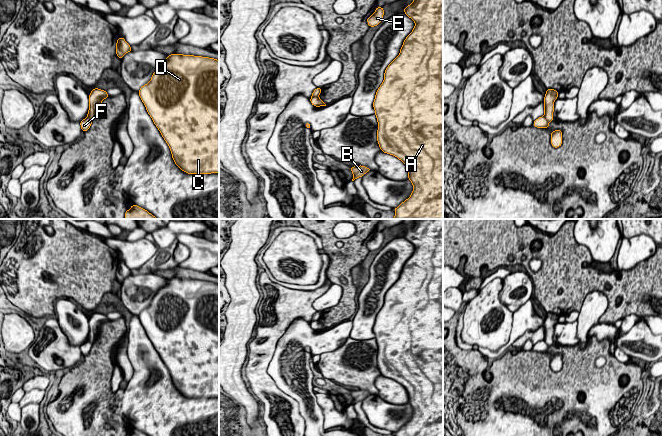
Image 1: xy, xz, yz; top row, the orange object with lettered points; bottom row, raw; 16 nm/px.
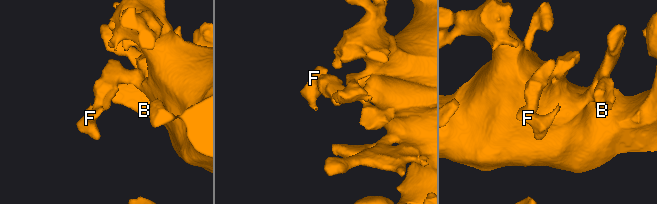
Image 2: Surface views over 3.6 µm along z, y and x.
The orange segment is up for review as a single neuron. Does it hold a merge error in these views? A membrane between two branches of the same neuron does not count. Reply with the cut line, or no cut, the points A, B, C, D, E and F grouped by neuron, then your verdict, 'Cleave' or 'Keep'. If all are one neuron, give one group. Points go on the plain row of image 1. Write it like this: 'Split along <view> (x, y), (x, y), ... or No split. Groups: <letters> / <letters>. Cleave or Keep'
Split along xz (317, 319), (310, 323). Groups: A B C D E / F. Cleave

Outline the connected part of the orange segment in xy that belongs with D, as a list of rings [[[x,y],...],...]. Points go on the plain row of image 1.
[[[173,277],[138,318],[182,395],[219,397],[219,284]]]

